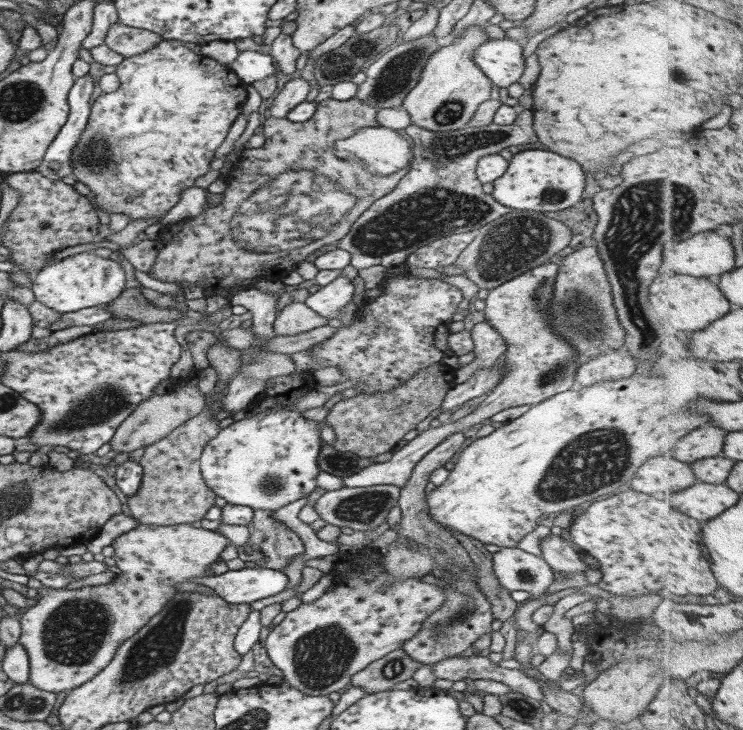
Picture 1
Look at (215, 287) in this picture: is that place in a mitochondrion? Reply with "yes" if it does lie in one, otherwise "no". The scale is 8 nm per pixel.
no

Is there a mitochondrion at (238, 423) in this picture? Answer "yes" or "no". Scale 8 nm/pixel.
no

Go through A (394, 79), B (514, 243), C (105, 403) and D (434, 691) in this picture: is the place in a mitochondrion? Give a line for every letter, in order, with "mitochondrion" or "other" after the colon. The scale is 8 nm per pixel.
A: mitochondrion
B: mitochondrion
C: mitochondrion
D: other

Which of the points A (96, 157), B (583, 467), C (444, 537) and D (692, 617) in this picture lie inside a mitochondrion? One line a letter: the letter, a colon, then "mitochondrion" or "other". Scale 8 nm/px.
A: mitochondrion
B: mitochondrion
C: other
D: other

